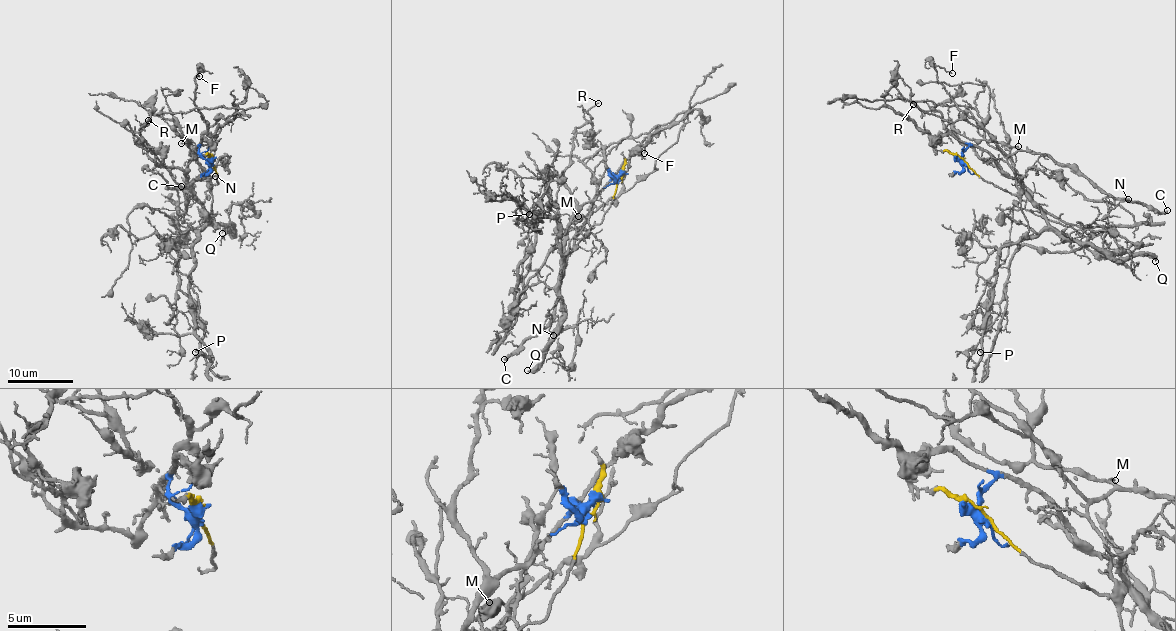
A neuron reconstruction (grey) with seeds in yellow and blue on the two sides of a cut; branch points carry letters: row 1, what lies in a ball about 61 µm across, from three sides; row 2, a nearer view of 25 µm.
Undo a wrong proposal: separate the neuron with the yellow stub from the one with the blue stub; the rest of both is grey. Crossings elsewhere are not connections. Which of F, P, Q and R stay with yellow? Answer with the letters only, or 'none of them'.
F

